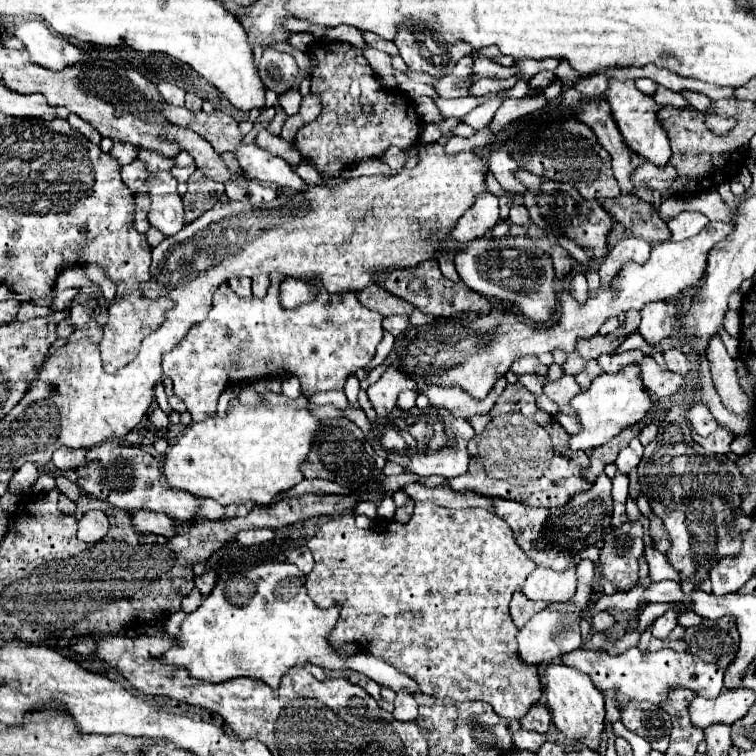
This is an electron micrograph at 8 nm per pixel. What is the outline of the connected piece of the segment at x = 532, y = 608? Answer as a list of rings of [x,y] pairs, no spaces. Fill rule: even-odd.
[[[515,593],[511,599],[511,617],[515,621],[515,625],[521,629],[523,625],[527,625],[527,621],[541,609],[545,609],[547,603],[543,601],[531,601],[527,599],[523,593]]]

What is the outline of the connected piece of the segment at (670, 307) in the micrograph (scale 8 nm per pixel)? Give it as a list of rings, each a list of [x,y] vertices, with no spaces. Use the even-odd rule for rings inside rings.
[[[659,301],[659,303],[645,305],[641,309],[639,333],[645,337],[645,341],[655,345],[661,339],[673,335],[675,317],[677,317],[675,301]]]

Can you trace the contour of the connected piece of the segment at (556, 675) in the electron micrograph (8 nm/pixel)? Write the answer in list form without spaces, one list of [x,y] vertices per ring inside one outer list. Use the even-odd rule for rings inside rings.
[[[551,663],[545,669],[545,689],[547,689],[547,705],[553,715],[555,727],[575,743],[581,743],[597,753],[603,733],[603,719],[605,719],[605,699],[599,689],[593,685],[589,675],[565,667],[563,663]]]

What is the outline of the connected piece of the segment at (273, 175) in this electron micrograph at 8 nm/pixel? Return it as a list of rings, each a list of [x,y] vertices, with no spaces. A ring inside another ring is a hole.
[[[255,143],[239,145],[235,155],[239,159],[241,173],[245,177],[253,177],[267,185],[275,183],[277,187],[289,187],[295,191],[309,189],[309,185],[293,171],[293,167],[287,161],[283,161],[277,155],[271,155],[269,151],[257,147]]]

